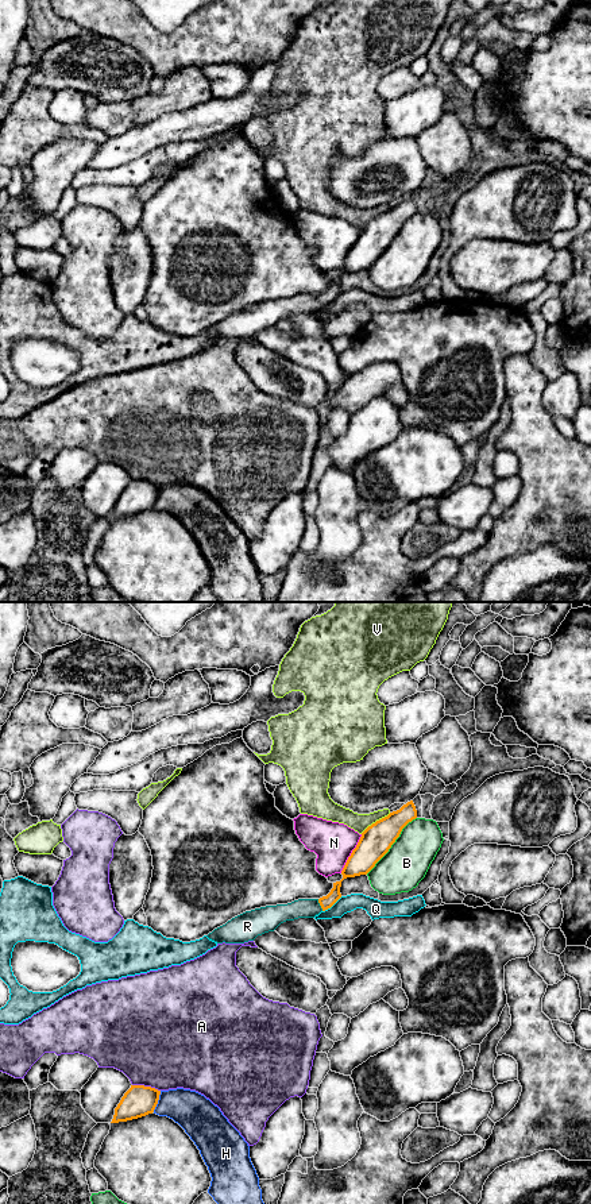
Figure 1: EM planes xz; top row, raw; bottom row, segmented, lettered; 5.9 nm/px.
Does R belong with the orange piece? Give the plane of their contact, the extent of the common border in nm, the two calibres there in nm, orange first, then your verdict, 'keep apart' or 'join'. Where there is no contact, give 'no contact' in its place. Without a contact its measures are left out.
contact in xz; length 80 nm; calibres 80 and 110 nm; join

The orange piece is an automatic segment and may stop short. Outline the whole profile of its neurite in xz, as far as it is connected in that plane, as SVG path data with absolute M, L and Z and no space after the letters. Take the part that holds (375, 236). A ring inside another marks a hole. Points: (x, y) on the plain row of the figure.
M413 196L399 205L368 221L348 252L340 277L327 292L320 294L298 294L287 300L266 301L246 306L225 320L215 324L206 332L217 339L244 339L254 336L258 331L274 327L281 319L298 313L314 313L321 306L331 304L340 293L341 277L347 273L367 270L375 259L389 247L399 232L402 224L417 213Z

